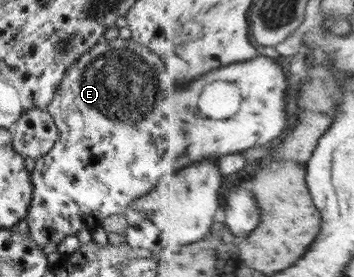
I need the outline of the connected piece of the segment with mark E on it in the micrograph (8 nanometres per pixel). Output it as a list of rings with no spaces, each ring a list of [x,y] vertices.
[[[119,37],[113,40],[102,40],[97,45],[90,47],[89,51],[81,54],[71,67],[67,68],[67,72],[63,74],[60,84],[55,90],[55,95],[51,98],[46,111],[51,116],[53,123],[57,130],[57,139],[51,146],[51,149],[46,154],[41,155],[39,159],[35,159],[34,168],[29,173],[30,182],[32,183],[32,196],[27,213],[25,214],[25,221],[28,225],[29,235],[28,238],[32,239],[37,245],[41,246],[43,253],[48,255],[56,251],[57,246],[68,235],[75,235],[81,229],[92,230],[100,225],[100,223],[115,213],[121,213],[123,209],[135,199],[145,195],[153,186],[158,182],[164,174],[176,174],[179,170],[183,170],[191,165],[193,161],[201,161],[204,158],[222,158],[223,156],[233,154],[236,152],[247,151],[249,147],[255,145],[267,145],[273,139],[281,137],[287,129],[289,129],[289,116],[287,116],[287,99],[289,98],[291,89],[291,81],[289,77],[283,73],[283,67],[279,63],[275,63],[275,59],[258,55],[255,59],[249,59],[245,63],[233,63],[229,67],[221,67],[217,71],[207,73],[205,77],[201,77],[199,81],[191,83],[187,89],[183,91],[175,91],[175,101],[173,101],[173,91],[166,91],[167,101],[159,101],[153,105],[155,95],[157,95],[157,81],[155,81],[155,73],[153,69],[143,63],[143,59],[139,55],[135,55],[133,49],[127,47],[128,40],[123,40]]]

